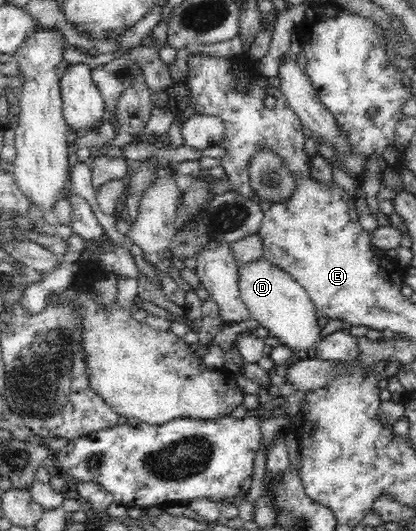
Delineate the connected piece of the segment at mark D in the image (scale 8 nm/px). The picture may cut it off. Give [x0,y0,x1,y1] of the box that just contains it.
[238,257,322,351]

